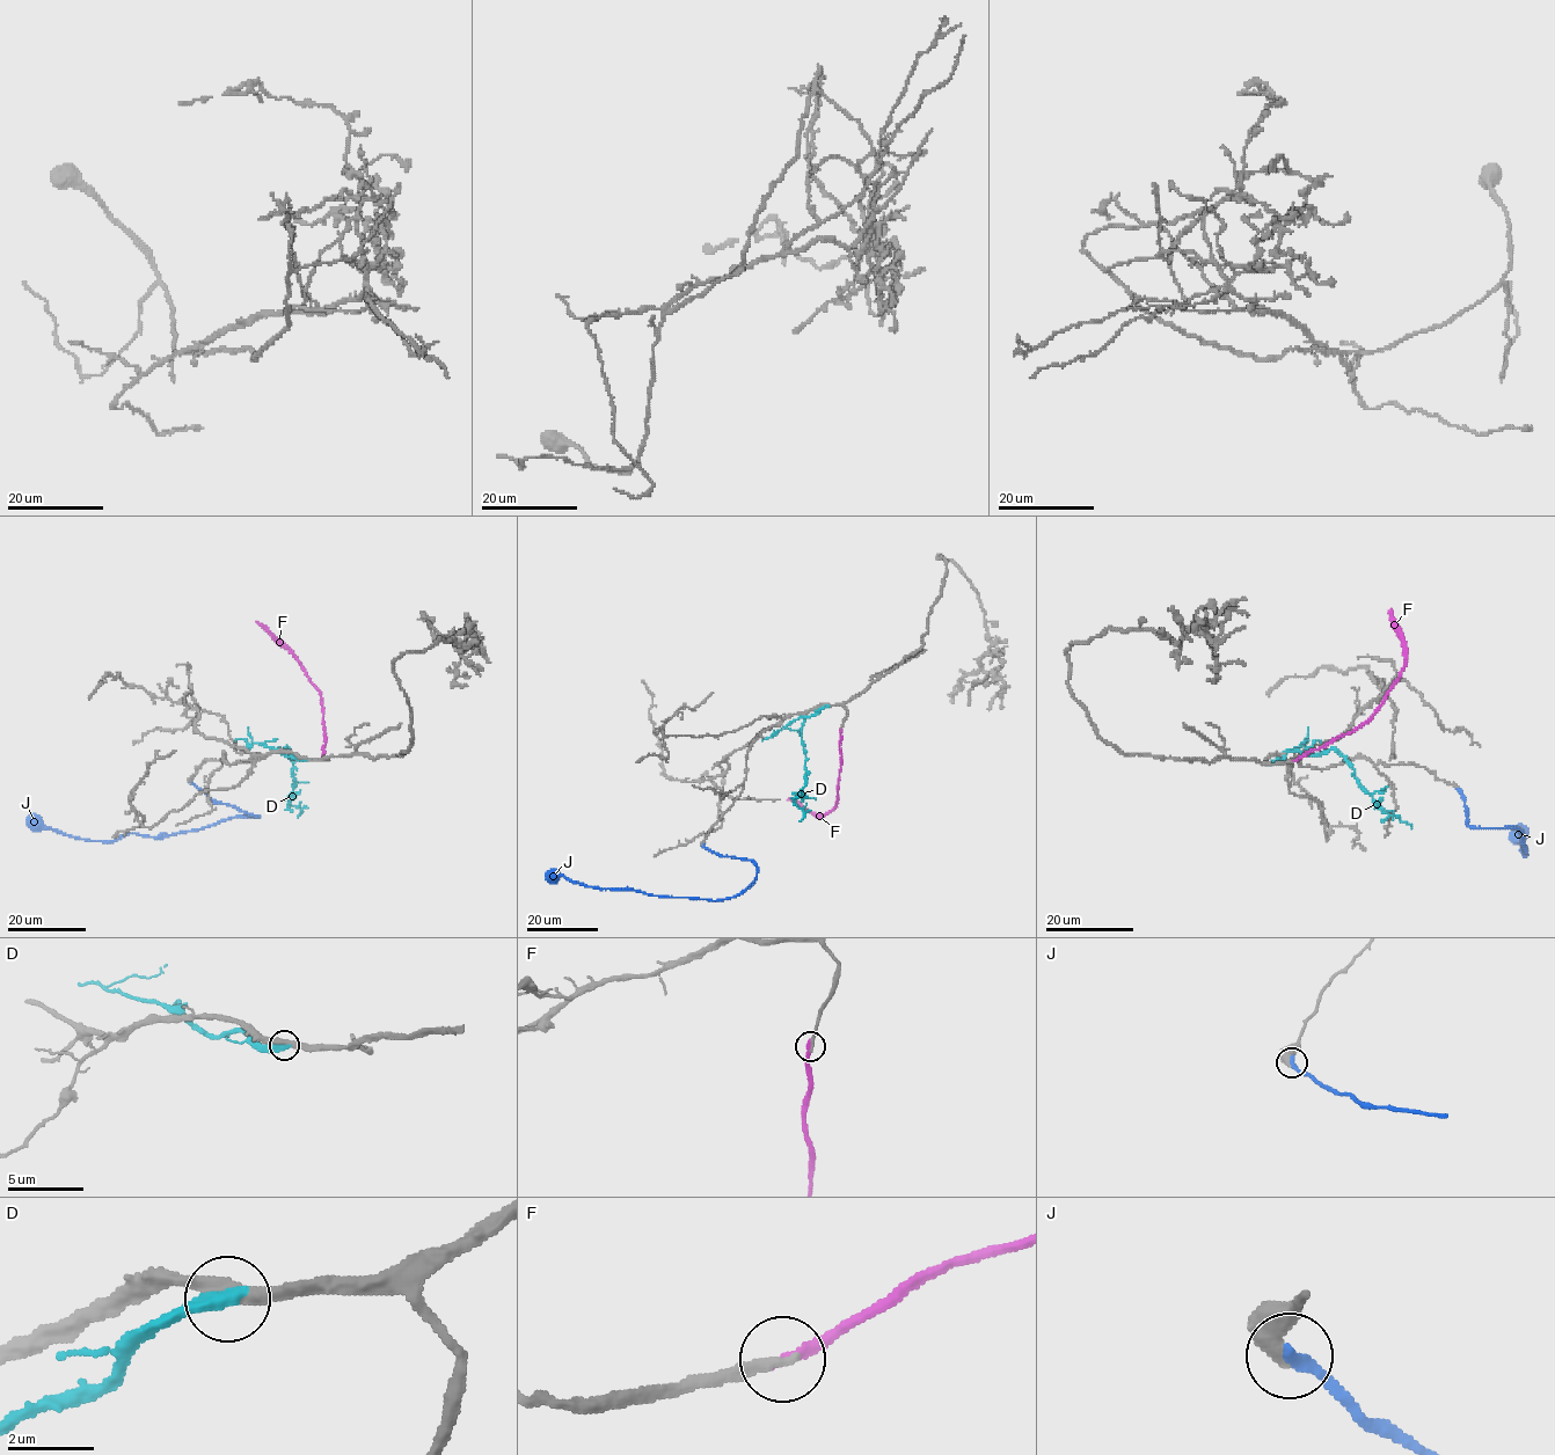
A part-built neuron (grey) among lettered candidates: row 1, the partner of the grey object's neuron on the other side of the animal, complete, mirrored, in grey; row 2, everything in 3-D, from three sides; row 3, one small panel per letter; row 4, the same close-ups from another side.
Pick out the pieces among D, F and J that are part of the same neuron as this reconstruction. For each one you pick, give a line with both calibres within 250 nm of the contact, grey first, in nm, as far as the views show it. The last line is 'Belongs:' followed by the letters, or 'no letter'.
F: 280 nm thick on the grey side, 280 nm on the other
Belongs: F

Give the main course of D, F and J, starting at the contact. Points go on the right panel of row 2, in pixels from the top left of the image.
D: (1267, 762), (1283, 759), (1291, 751), (1316, 754), (1335, 748), (1352, 768), (1357, 782), (1386, 811), (1410, 827)
F: (1294, 759), (1359, 728), (1402, 670), (1406, 649), (1391, 608)
J: (1458, 789), (1467, 808), (1467, 824), (1517, 828), (1526, 855), (1517, 839), (1519, 831)

